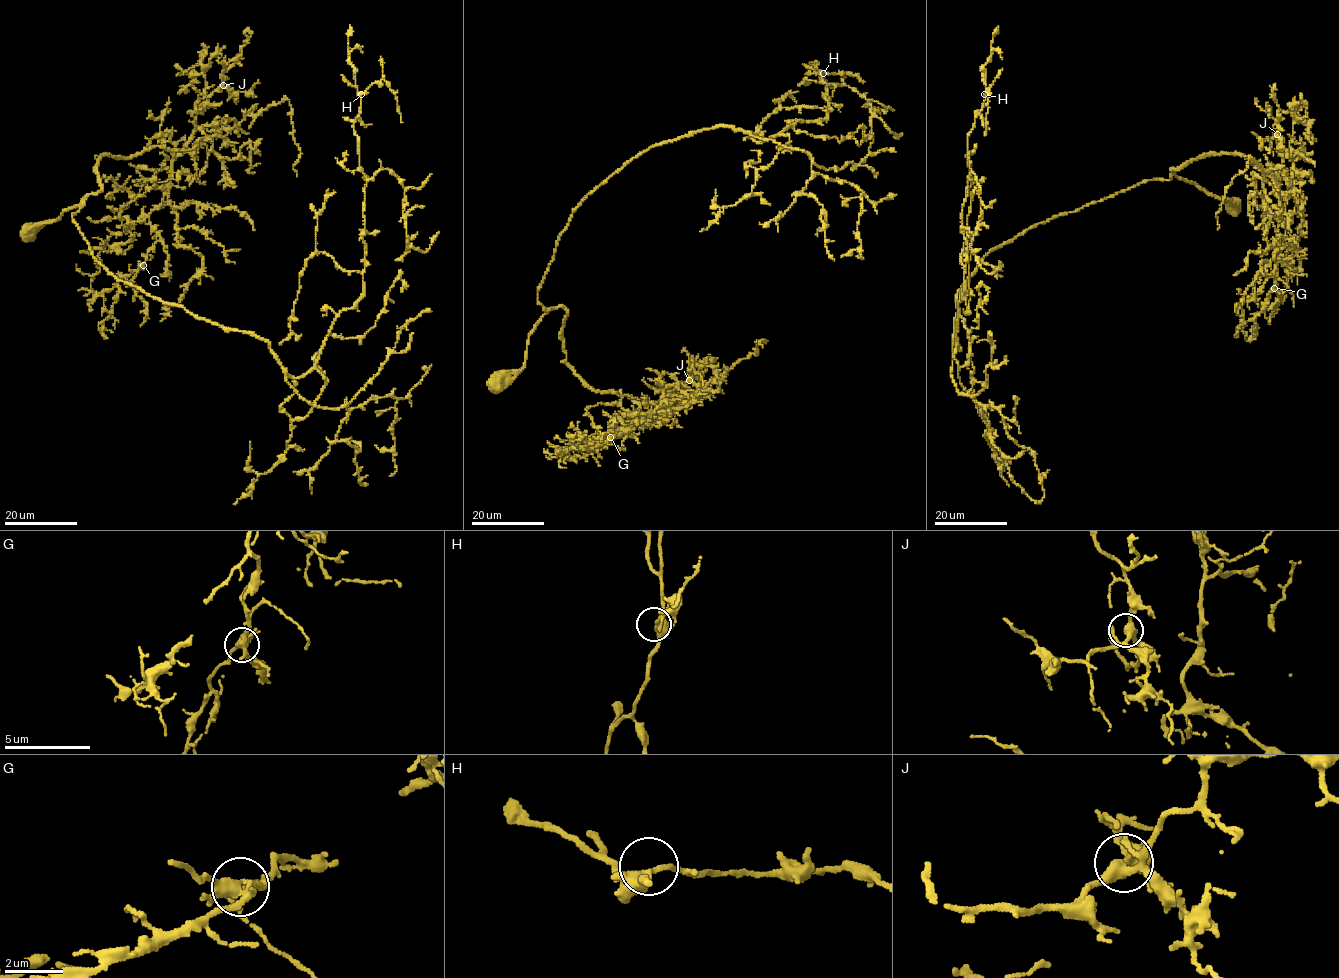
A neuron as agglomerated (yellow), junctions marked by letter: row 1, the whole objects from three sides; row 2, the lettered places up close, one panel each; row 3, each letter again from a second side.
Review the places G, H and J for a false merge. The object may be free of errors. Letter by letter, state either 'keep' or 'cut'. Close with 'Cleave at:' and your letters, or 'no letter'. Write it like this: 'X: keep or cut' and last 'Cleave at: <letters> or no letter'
G: keep
H: keep
J: keep
Cleave at: no letter

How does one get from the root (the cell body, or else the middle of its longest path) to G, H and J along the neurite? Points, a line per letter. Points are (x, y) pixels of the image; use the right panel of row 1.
G: (1235, 204), (1171, 168), (1226, 153), (1271, 171), (1286, 224), (1274, 288)
H: (1235, 204), (1173, 173), (1026, 230), (989, 251), (957, 296), (959, 351), (967, 136), (984, 94)
J: (1235, 204), (1171, 168), (1205, 153), (1238, 154), (1271, 171), (1278, 186), (1277, 134)

